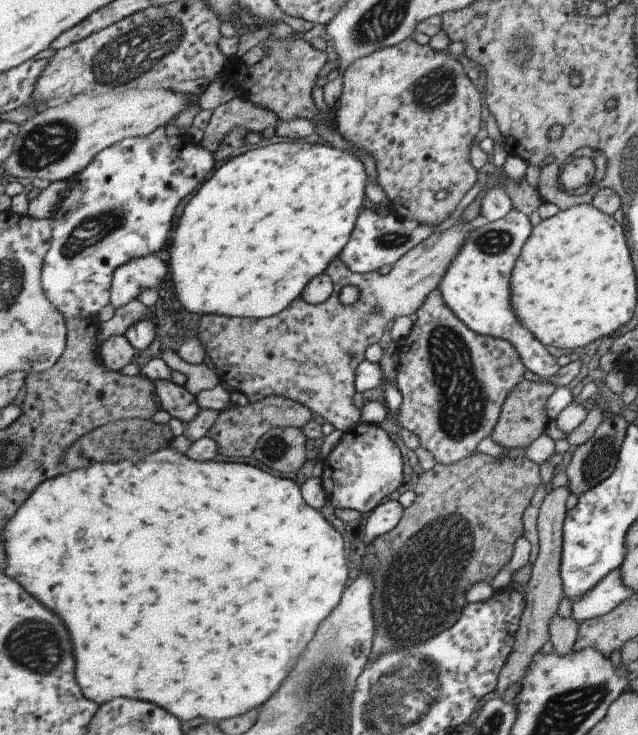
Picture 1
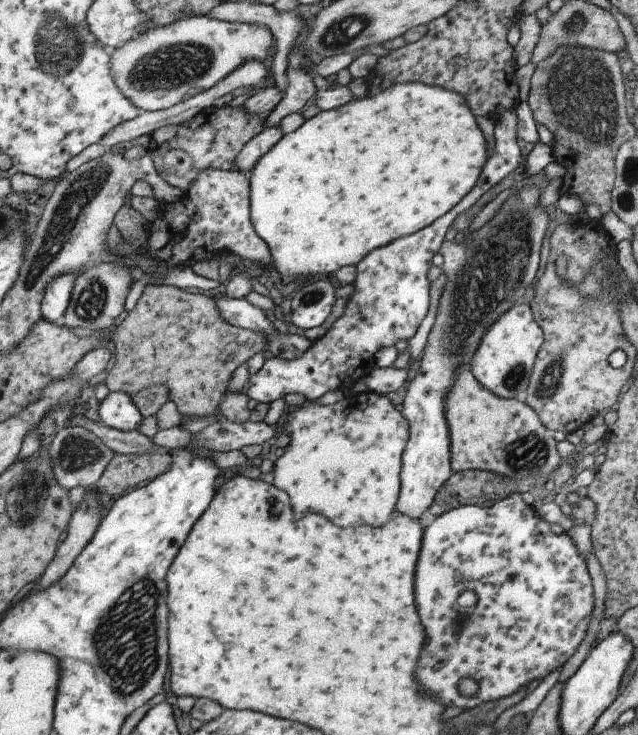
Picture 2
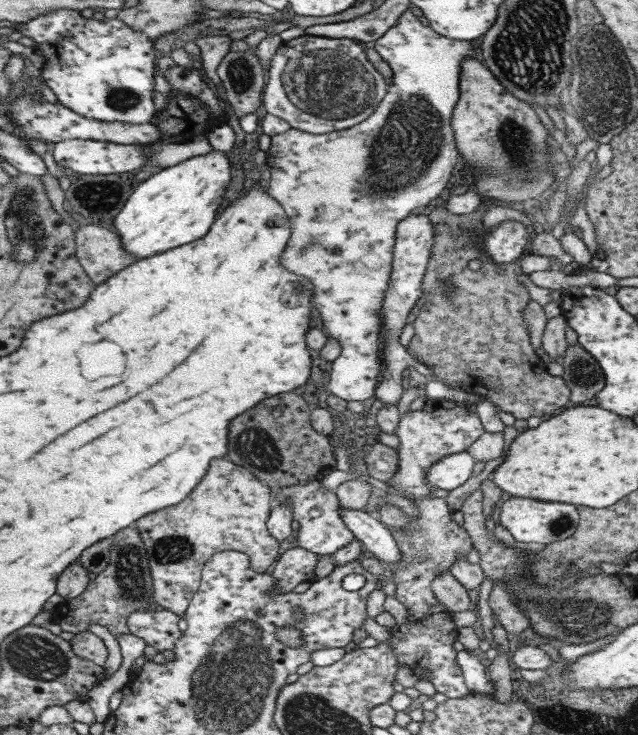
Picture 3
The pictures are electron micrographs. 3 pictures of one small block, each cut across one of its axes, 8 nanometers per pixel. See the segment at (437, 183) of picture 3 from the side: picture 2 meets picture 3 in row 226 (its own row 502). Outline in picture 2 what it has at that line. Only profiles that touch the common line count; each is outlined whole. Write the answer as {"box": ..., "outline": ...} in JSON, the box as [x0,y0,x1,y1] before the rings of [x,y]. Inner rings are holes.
{"box":[269,392,409,526],"outline":[[[366,392],[329,406],[304,403],[287,416],[283,431],[290,435],[290,442],[284,454],[275,460],[269,476],[275,488],[287,492],[293,520],[301,518],[305,512],[319,512],[337,526],[359,522],[381,526],[390,520],[399,493],[401,454],[409,439],[409,426],[386,395]]]}

